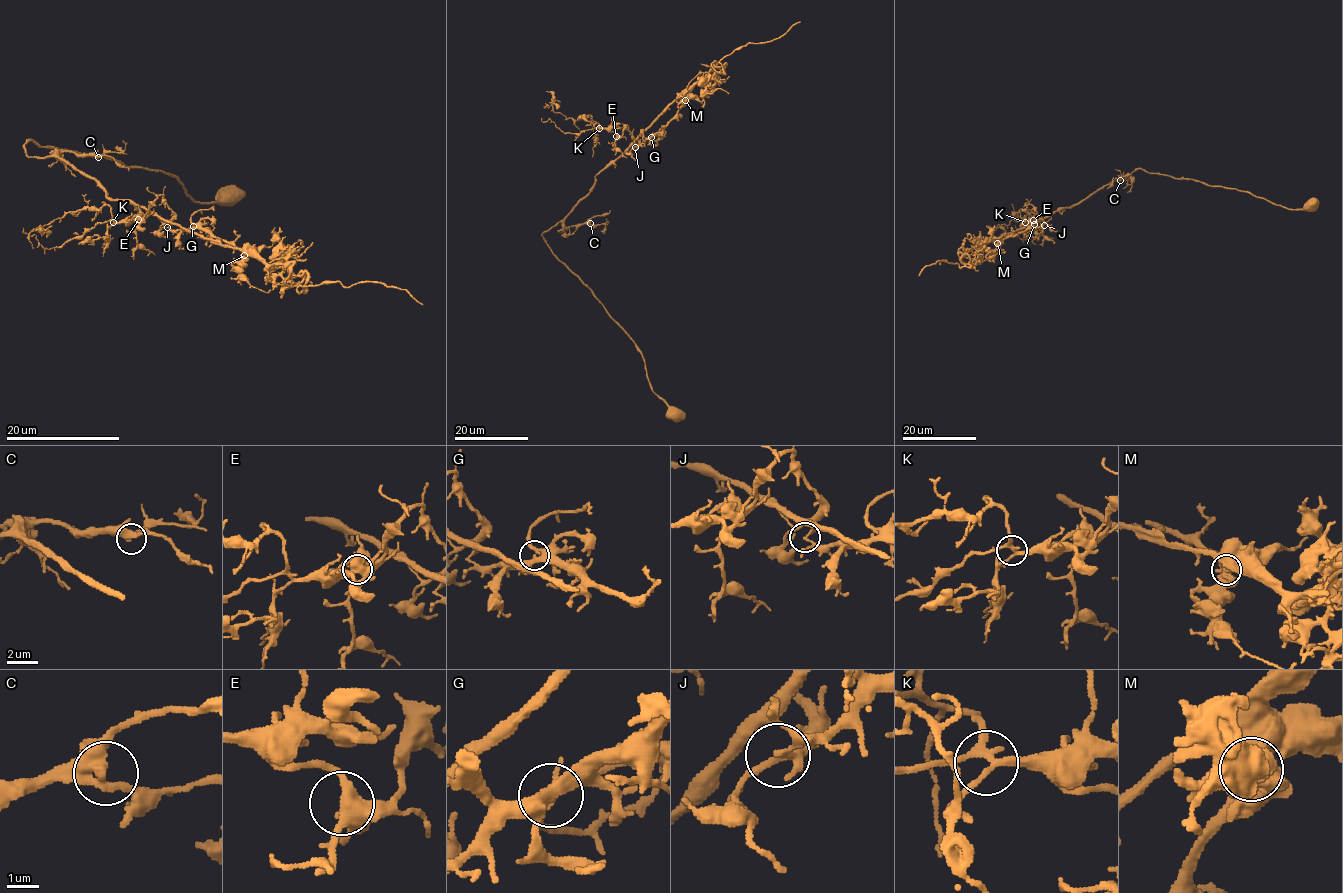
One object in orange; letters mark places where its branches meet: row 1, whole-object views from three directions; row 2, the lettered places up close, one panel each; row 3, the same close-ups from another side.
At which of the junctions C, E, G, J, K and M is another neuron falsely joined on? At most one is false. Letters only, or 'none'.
J

